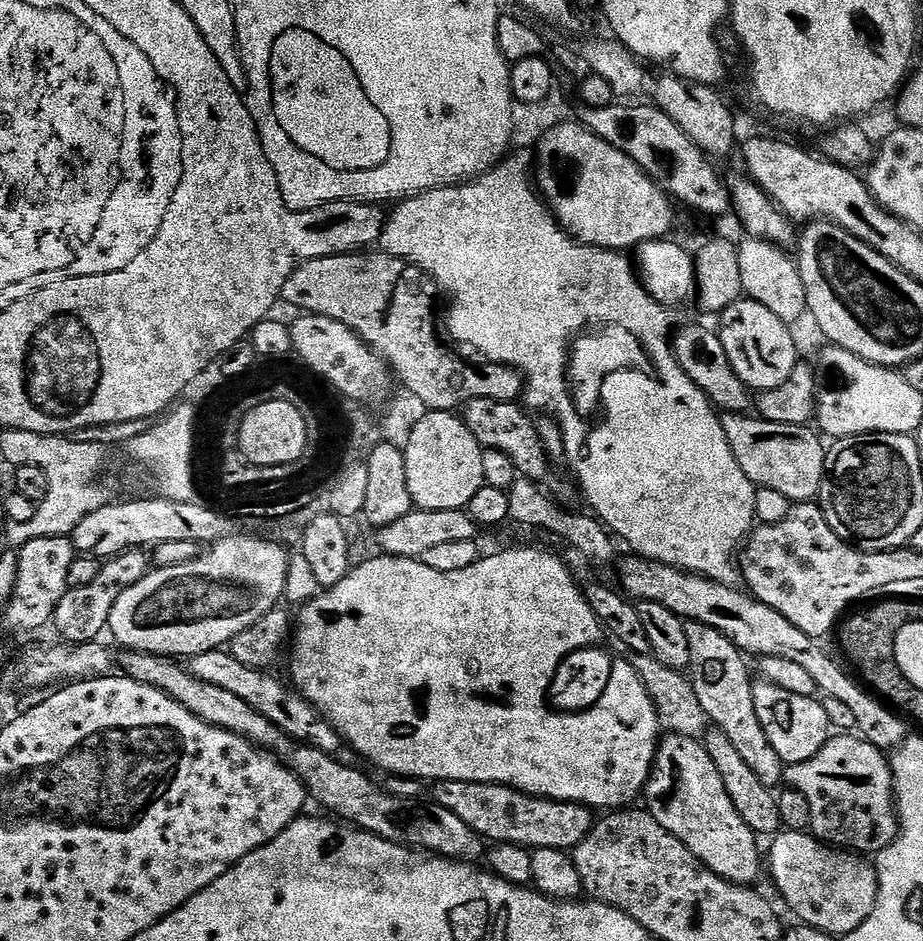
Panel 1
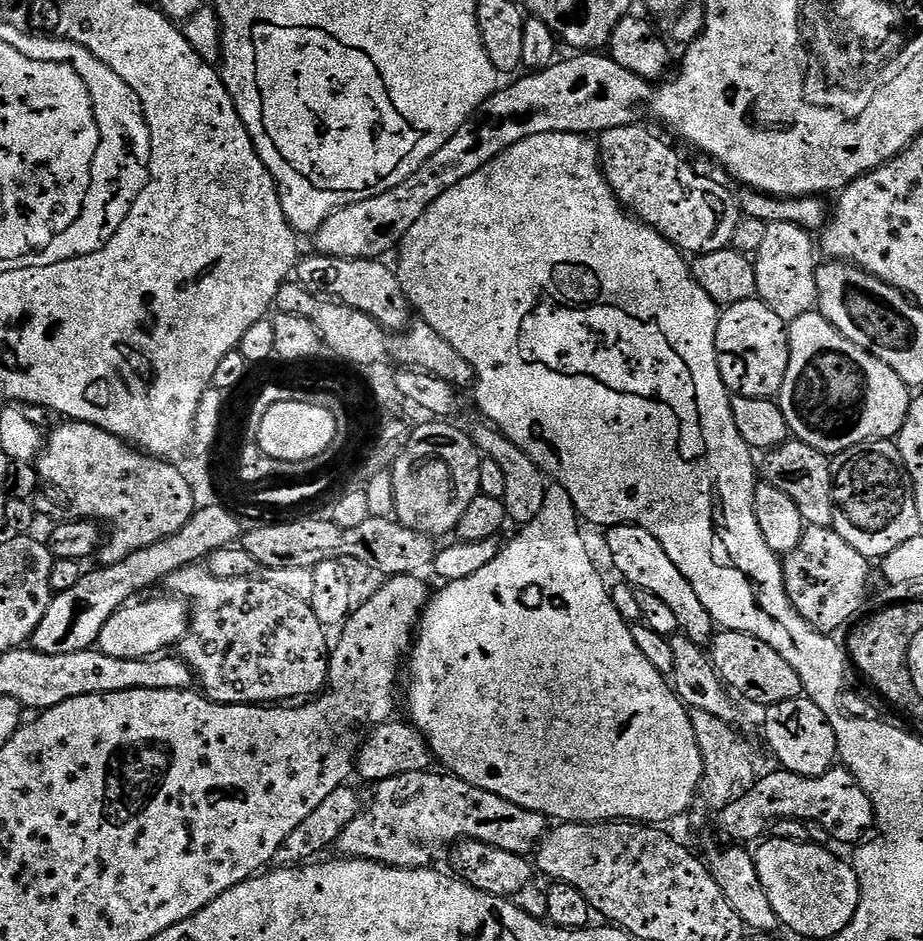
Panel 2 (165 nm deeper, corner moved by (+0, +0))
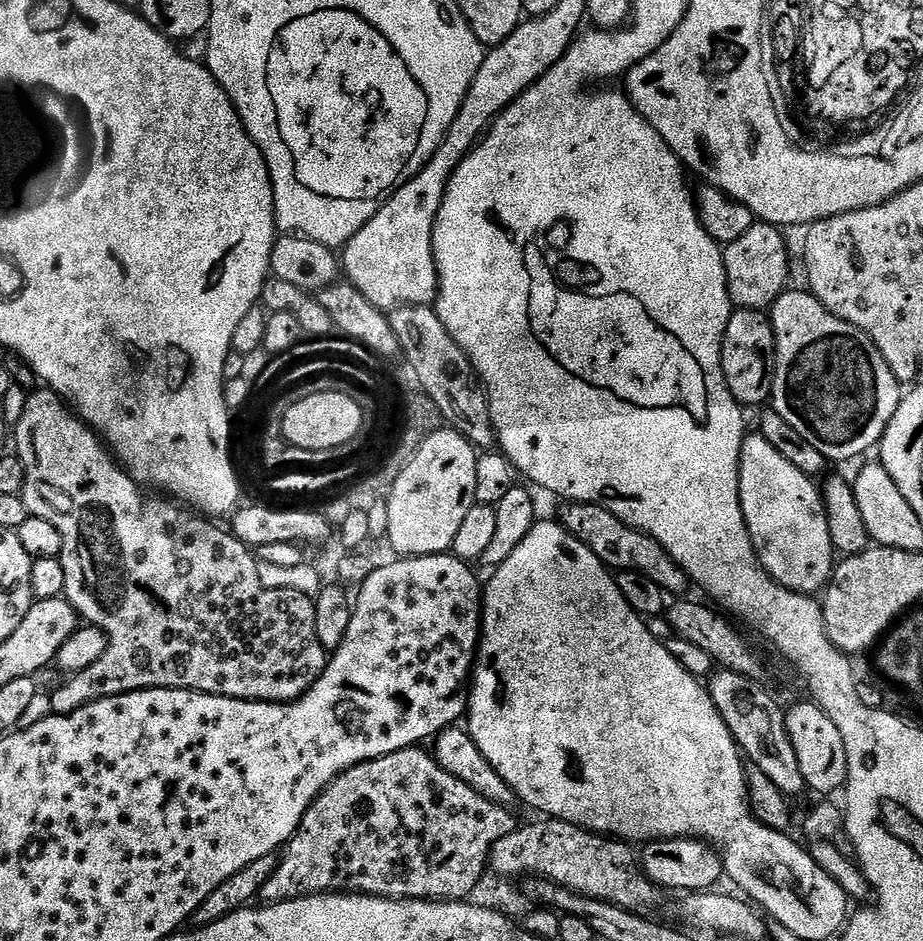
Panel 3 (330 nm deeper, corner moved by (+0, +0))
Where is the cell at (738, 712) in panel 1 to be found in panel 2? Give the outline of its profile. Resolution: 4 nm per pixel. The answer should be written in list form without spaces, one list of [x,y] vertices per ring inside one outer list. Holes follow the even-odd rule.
[[[618,524],[609,527],[607,532],[608,552],[612,555],[612,564],[626,579],[637,580],[643,591],[658,594],[658,598],[662,598],[666,606],[676,611],[681,629],[689,636],[707,637],[713,631],[714,623],[702,604],[702,598],[698,598],[698,593],[694,586],[690,586],[686,574],[682,574],[682,570],[678,570],[678,566],[670,562],[670,554],[662,550],[662,542],[658,542],[658,538],[650,534],[650,530],[639,528],[637,524]]]

